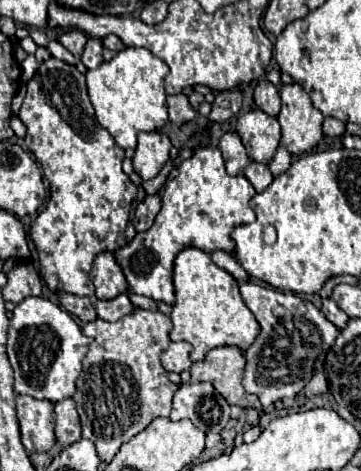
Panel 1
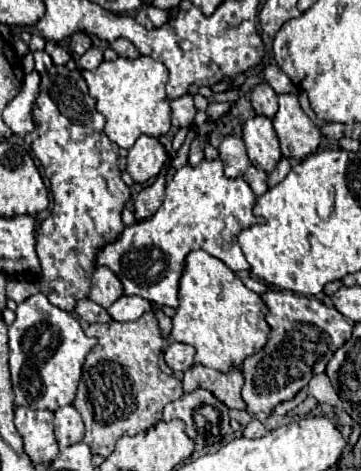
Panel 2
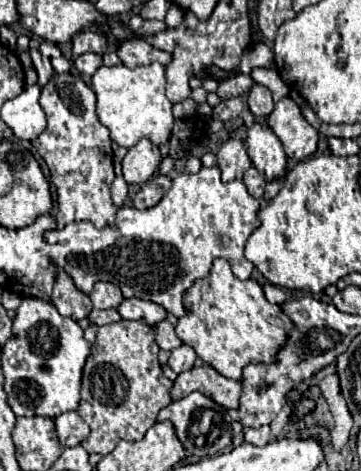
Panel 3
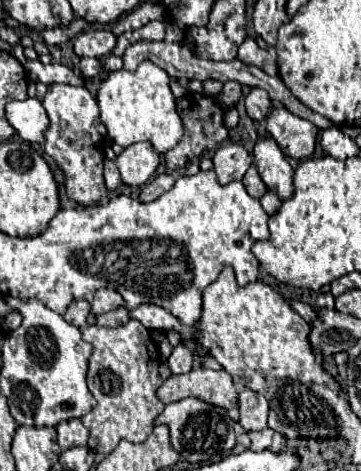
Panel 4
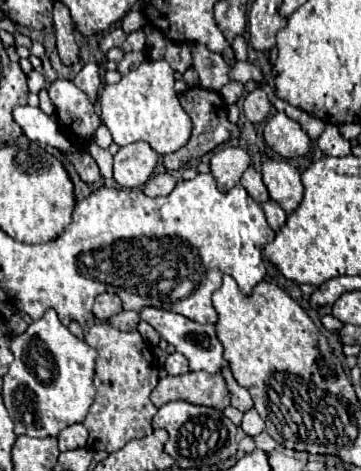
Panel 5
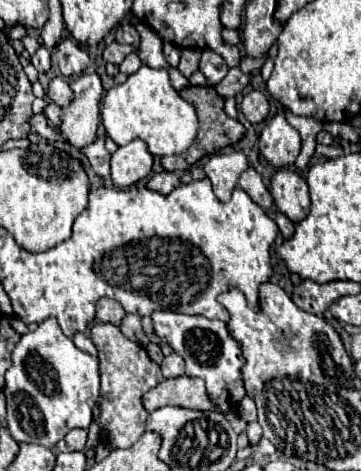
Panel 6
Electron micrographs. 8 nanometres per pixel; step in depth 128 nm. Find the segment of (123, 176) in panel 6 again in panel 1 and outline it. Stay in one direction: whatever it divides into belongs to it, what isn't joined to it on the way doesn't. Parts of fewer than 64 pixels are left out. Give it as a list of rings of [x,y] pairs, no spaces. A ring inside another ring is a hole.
[[[140,132],[136,154],[132,158],[134,170],[142,180],[154,178],[170,158],[170,138],[162,132]]]

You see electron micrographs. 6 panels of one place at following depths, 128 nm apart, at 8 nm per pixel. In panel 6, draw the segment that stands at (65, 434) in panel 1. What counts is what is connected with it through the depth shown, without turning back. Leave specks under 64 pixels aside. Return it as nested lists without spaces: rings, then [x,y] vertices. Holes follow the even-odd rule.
[[[74,428],[70,430],[58,444],[56,444],[56,452],[74,452],[74,450],[84,450],[86,444],[86,436],[88,432],[82,428]]]

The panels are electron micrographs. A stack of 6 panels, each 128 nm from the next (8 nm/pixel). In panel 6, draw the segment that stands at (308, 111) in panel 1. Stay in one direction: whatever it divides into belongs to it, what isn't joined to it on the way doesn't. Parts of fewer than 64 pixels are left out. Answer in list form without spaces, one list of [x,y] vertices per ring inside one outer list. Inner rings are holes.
[[[282,114],[272,116],[260,132],[260,152],[276,168],[294,166],[294,160],[300,154],[300,144],[298,130],[294,130]]]

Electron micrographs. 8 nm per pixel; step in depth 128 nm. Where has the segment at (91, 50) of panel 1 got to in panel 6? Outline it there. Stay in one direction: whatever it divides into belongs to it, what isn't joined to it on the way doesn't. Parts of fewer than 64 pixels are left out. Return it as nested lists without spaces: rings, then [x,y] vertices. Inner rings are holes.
[[[96,72],[80,74],[72,84],[74,100],[70,106],[62,108],[62,136],[76,148],[90,146],[96,138],[100,100],[102,100],[102,82]]]

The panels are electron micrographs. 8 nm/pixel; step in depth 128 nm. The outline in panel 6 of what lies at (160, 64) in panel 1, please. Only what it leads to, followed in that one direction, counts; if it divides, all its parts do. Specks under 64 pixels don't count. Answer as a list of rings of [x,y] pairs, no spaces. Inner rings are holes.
[[[142,66],[138,72],[130,74],[126,82],[106,92],[100,106],[100,114],[106,134],[118,146],[140,138],[148,144],[152,156],[182,154],[190,148],[198,130],[198,118],[192,104],[182,100],[180,94],[172,88],[166,68],[152,70],[150,66]]]

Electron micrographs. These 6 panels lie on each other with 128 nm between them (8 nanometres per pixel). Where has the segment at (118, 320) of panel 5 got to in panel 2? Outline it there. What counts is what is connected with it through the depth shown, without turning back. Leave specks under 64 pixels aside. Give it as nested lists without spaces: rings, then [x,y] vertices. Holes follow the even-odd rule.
[[[90,298],[80,300],[80,302],[76,304],[74,312],[76,312],[82,320],[86,320],[86,322],[90,322],[90,324],[94,324],[94,322],[110,322],[110,320],[112,320],[112,318],[108,316],[108,312],[106,312],[102,306],[98,306],[96,302],[92,302]]]

